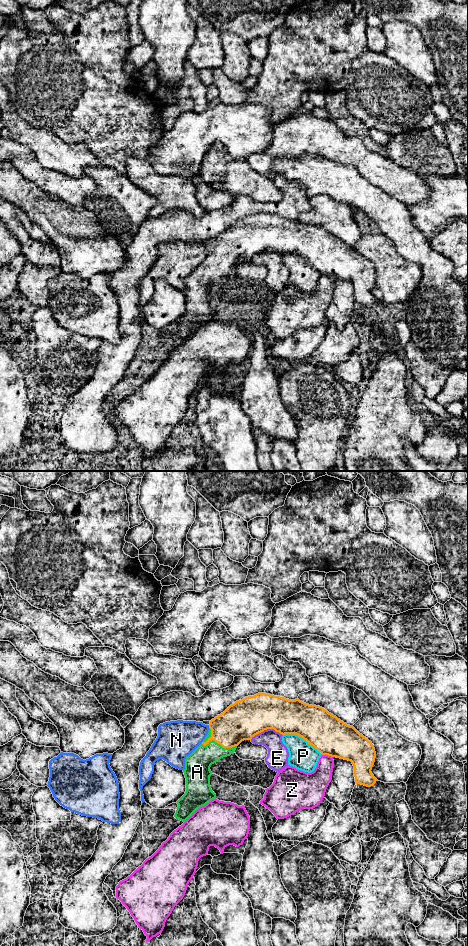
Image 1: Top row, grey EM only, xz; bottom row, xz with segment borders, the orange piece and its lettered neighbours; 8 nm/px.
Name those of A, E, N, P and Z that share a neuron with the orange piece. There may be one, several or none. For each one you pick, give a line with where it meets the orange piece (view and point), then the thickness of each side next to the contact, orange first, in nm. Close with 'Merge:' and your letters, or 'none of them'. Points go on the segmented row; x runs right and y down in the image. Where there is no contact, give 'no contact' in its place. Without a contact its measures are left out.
A: xz (219, 743) | 300/200 nm
Merge: A

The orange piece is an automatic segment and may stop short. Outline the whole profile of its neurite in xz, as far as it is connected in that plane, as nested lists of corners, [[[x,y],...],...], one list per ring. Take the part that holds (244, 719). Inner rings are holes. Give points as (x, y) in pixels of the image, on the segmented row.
[[[258,693],[236,701],[223,713],[210,721],[209,731],[203,742],[185,759],[186,792],[177,801],[174,817],[185,822],[192,814],[216,798],[210,786],[210,767],[223,757],[230,756],[244,740],[267,729],[274,729],[282,735],[296,734],[316,748],[322,755],[351,761],[354,766],[356,784],[373,786],[377,779],[371,770],[375,762],[374,745],[353,726],[347,725],[320,706],[306,704],[299,699]]]

